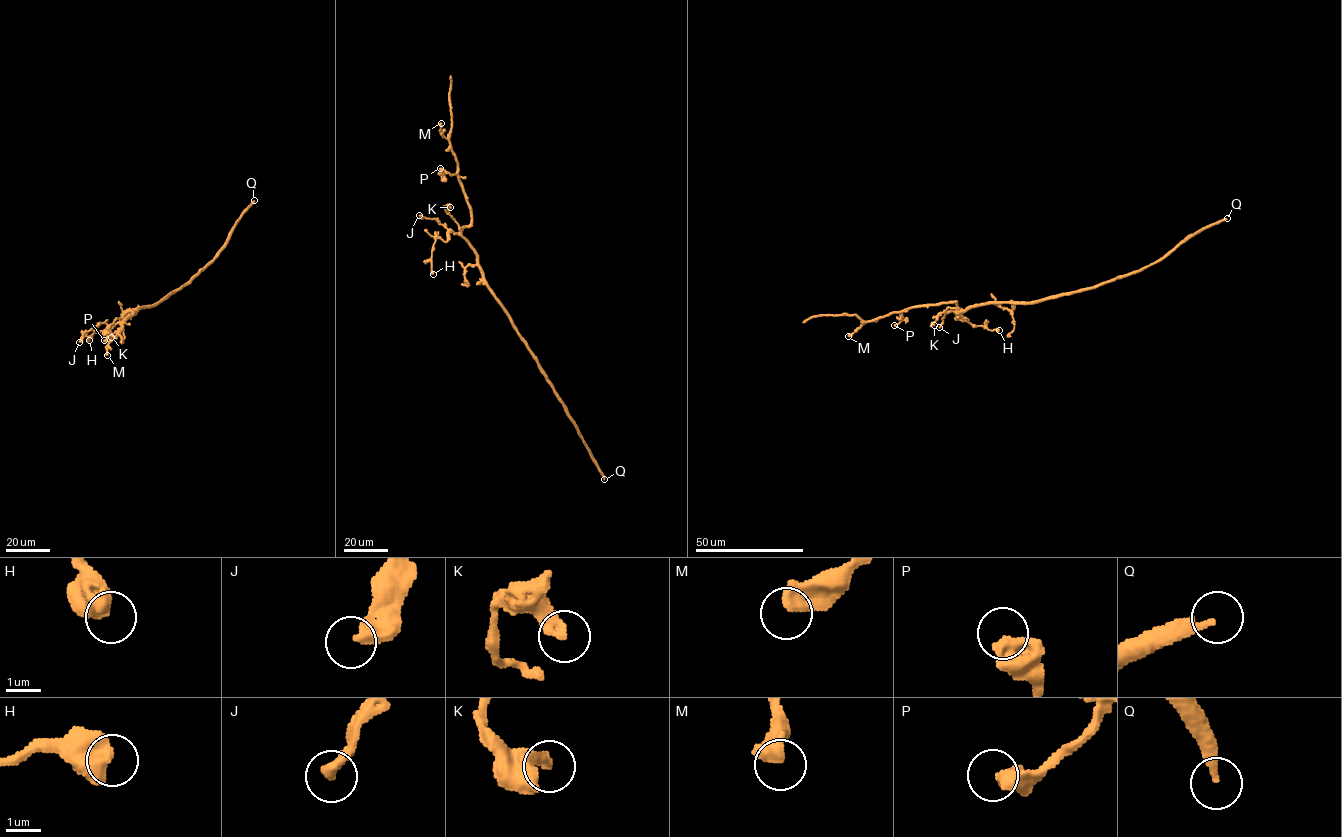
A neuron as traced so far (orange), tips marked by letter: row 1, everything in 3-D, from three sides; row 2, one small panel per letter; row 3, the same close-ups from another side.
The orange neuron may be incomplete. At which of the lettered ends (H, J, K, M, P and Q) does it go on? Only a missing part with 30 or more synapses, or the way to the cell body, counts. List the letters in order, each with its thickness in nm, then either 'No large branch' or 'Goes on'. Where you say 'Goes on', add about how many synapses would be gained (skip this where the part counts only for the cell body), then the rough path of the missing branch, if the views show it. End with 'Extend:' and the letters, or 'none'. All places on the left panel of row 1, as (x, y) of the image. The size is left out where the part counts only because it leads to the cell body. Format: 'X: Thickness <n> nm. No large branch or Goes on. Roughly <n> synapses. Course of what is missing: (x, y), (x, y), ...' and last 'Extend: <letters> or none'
H: Thickness 700 nm. No large branch
J: Thickness 360 nm. No large branch
K: Thickness 320 nm. No large branch
M: Thickness 550 nm. No large branch
P: Thickness 480 nm. No large branch
Q: Thickness 260 nm. No large branch
Extend: none

